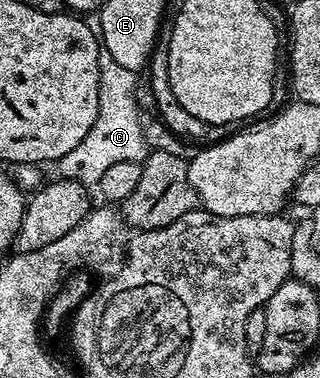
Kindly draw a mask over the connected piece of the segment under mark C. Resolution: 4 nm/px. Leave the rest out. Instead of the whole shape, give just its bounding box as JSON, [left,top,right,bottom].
[54,49,150,188]

